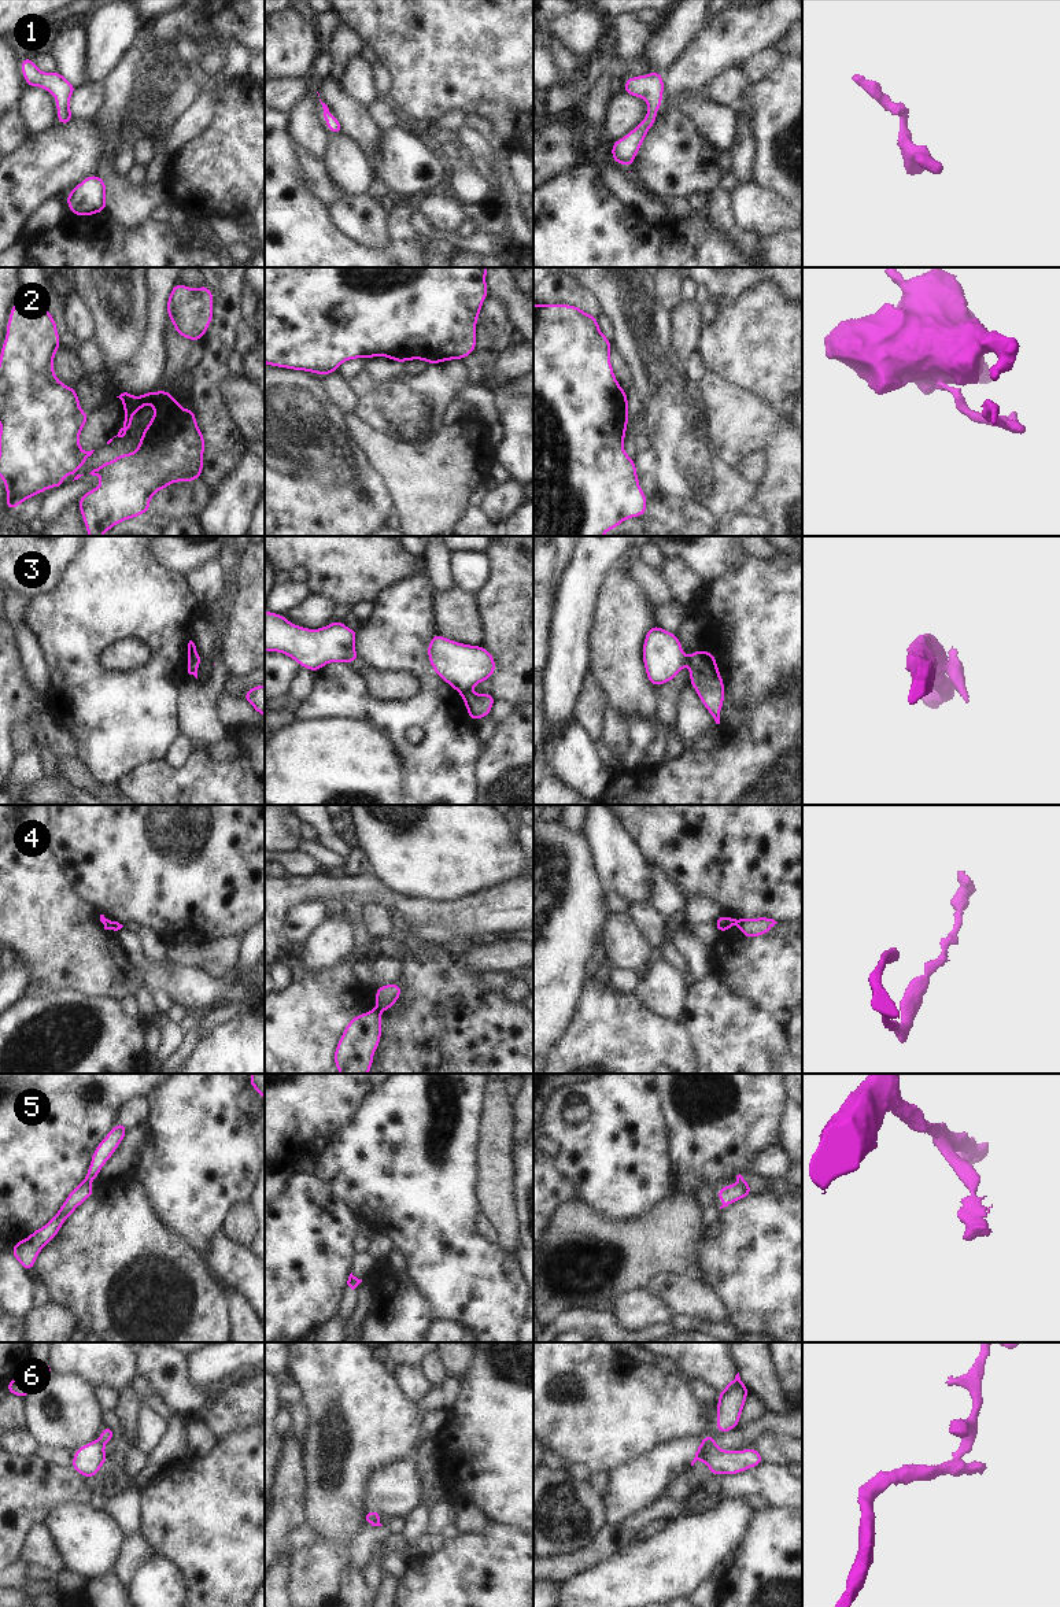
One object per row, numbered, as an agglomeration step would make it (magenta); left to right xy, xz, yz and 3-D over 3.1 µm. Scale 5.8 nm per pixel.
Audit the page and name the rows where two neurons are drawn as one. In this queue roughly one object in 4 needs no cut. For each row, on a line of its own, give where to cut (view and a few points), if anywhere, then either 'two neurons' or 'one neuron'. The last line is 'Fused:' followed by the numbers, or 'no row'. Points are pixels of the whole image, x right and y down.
1: no cut | one neuron
2: xy (137, 398), (126, 412) | two neurons
3: xz (469, 689), (461, 694) | two neurons
4: yz (738, 920), (739, 924) | two neurons
5: no cut | one neuron
6: xy (99, 1439), (104, 1443) | two neurons
Fused: 2, 3, 4, 6

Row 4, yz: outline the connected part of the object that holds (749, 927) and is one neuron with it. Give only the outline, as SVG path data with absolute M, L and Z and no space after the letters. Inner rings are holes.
M757 917L757 919L740 919L739 930L746 938L756 938L758 935L767 935L767 932L776 924L771 917Z

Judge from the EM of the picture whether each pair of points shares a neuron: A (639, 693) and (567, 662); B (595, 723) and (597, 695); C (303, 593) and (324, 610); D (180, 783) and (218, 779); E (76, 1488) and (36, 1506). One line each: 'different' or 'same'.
A: different
B: same
C: different
D: same
E: same

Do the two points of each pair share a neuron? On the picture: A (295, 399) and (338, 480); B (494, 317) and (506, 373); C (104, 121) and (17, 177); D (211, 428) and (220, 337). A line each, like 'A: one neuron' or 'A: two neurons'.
A: one neuron
B: two neurons
C: two neurons
D: one neuron

